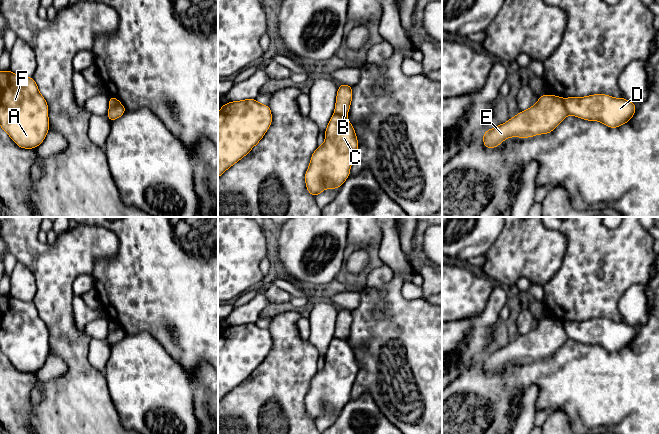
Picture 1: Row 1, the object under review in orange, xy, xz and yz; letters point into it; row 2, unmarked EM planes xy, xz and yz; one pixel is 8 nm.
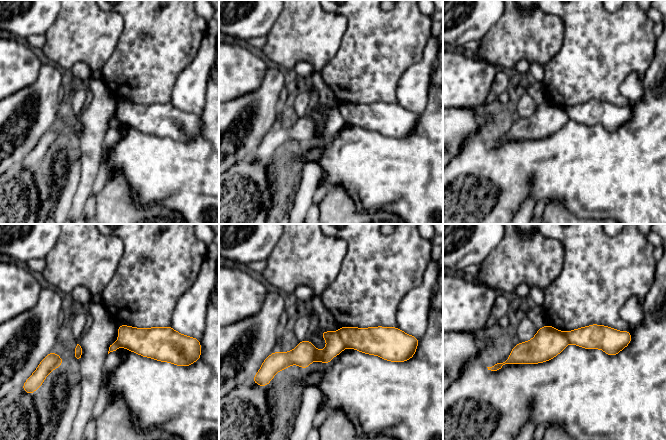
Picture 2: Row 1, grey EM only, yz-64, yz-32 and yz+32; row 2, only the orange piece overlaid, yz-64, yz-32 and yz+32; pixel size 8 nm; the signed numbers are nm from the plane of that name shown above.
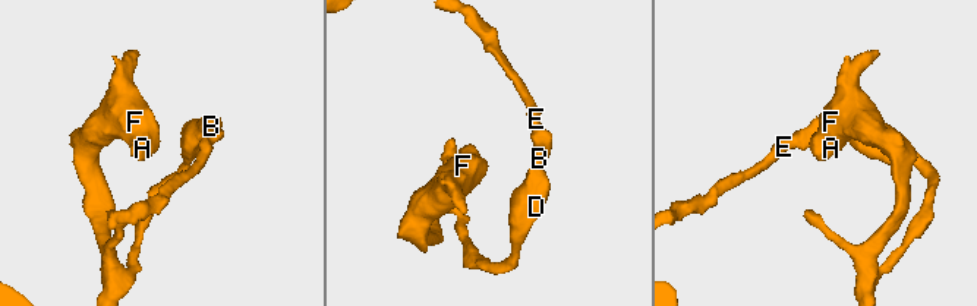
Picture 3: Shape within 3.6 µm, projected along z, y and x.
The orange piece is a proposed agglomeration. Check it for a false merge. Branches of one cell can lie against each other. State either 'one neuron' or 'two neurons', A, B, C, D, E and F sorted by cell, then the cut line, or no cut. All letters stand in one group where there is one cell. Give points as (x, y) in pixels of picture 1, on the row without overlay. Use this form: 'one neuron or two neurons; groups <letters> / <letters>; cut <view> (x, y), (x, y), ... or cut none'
two neurons; groups A C D F / B E; cut yz (562, 323), (562, 327), (568, 337)

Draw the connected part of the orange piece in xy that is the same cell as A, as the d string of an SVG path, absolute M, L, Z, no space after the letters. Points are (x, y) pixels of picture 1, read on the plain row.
M0 296L0 350L20 372L37 372L44 365L50 351L48 328L33 301Z

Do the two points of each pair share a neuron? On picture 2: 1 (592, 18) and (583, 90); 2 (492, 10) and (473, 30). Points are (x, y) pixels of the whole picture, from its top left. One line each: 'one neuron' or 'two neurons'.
1: one neuron
2: one neuron

